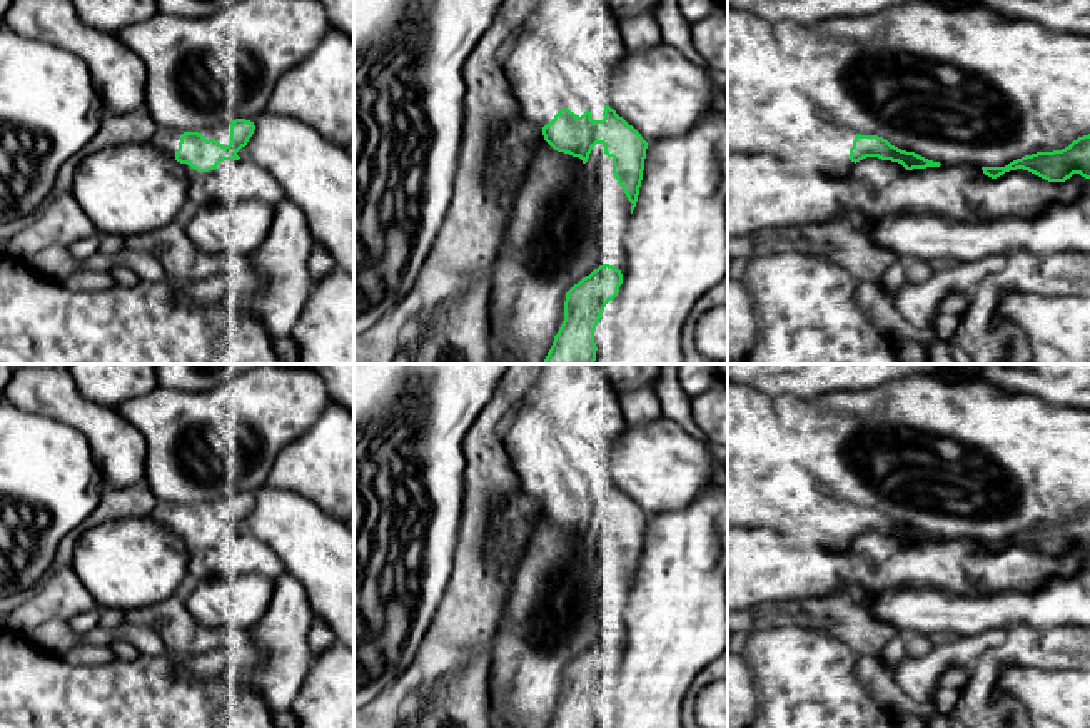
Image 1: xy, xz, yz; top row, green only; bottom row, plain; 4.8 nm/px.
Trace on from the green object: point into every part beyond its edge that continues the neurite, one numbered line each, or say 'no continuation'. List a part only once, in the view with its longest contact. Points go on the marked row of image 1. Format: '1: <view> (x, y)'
1: xy (167, 141)

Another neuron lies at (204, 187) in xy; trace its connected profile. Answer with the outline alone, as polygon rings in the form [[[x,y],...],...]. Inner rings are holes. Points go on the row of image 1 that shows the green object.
[[[224,160],[214,170],[197,172],[187,164],[180,164],[189,177],[189,209],[204,205],[234,205],[240,199],[225,199],[220,190],[220,182],[225,179],[230,185],[235,174],[237,160]]]

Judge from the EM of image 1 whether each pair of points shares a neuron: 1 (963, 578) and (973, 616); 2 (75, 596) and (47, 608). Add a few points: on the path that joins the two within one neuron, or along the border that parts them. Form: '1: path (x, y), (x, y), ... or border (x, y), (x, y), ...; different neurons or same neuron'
1: border (930, 586), (955, 595), (995, 595), (1007, 591); different neurons
2: path (69, 596), (54, 601); same neuron

